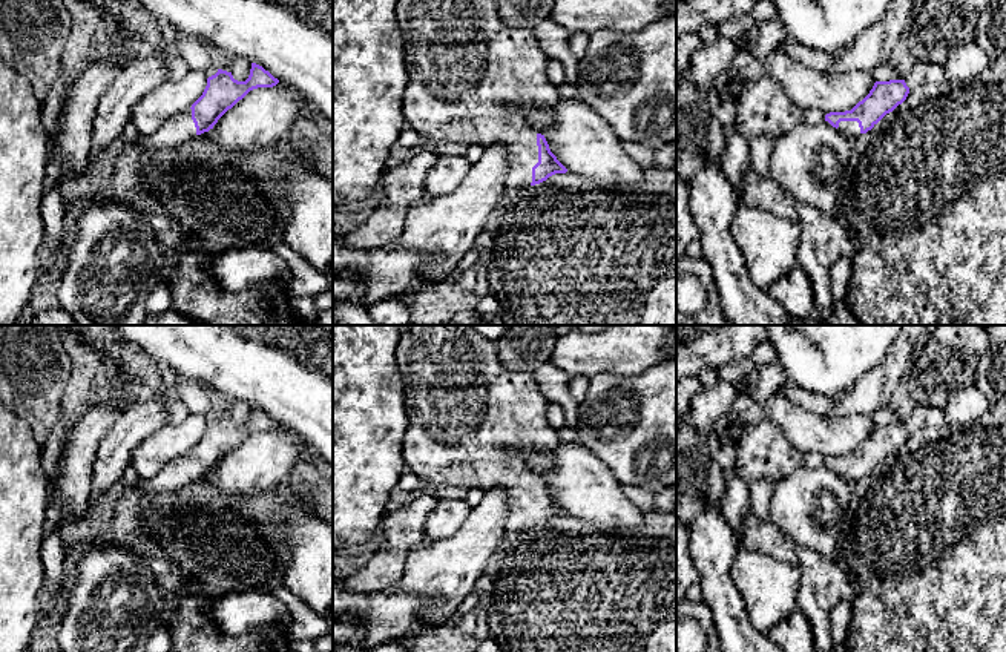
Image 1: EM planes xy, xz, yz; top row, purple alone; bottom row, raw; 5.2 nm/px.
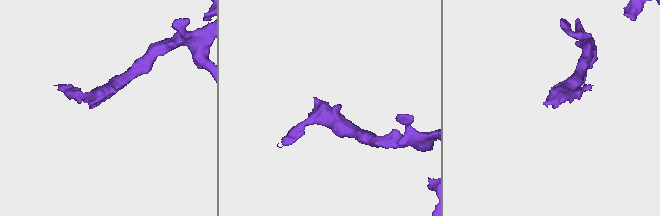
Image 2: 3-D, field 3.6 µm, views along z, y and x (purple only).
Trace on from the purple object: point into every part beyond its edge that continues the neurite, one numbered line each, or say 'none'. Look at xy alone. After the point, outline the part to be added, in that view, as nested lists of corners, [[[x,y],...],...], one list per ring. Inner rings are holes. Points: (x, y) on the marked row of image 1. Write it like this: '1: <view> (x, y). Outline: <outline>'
1: xy (180, 128). Outline: [[[192,109],[178,112],[166,121],[156,132],[140,137],[138,144],[144,150],[172,149],[196,135],[196,127],[192,120]]]

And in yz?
1: yz (850, 129). Outline: [[[840,121],[837,130],[850,140],[854,140],[860,135],[857,121]]]

